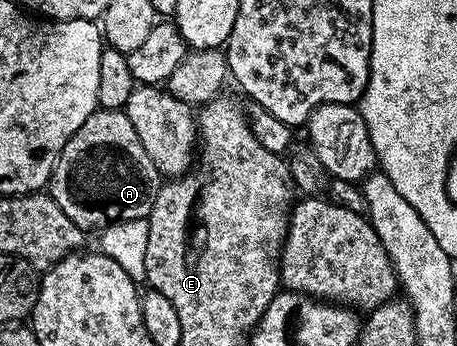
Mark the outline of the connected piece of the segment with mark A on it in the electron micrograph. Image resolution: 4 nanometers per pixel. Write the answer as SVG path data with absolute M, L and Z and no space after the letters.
M96 109L65 141L65 149L55 162L49 180L49 194L51 200L73 221L73 225L80 227L84 233L95 233L109 226L111 223L146 219L153 209L153 201L157 197L161 186L161 176L157 165L149 161L149 153L145 153L145 145L141 145L141 137L137 137L137 129L133 129L133 121L129 121L126 110L104 111Z

